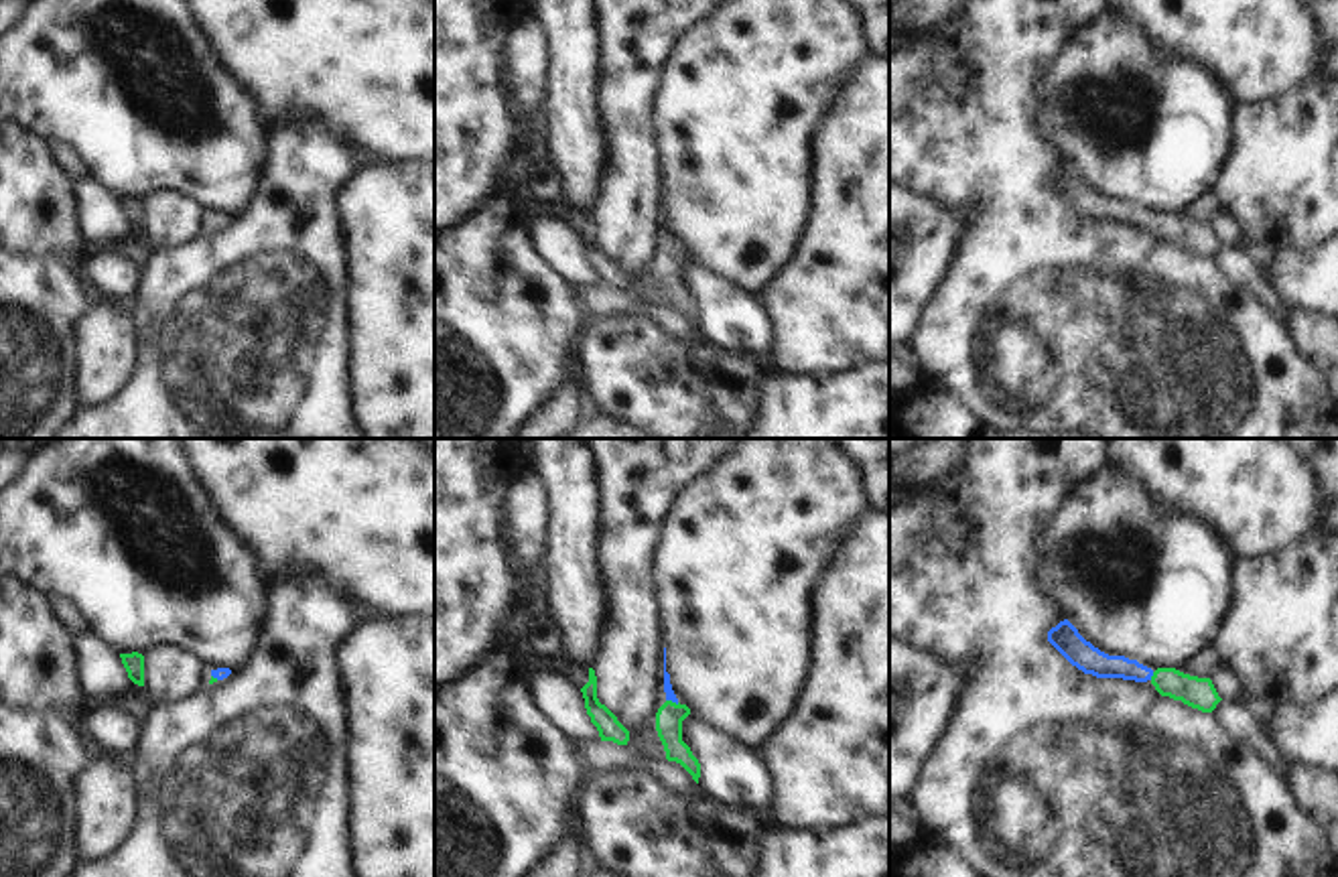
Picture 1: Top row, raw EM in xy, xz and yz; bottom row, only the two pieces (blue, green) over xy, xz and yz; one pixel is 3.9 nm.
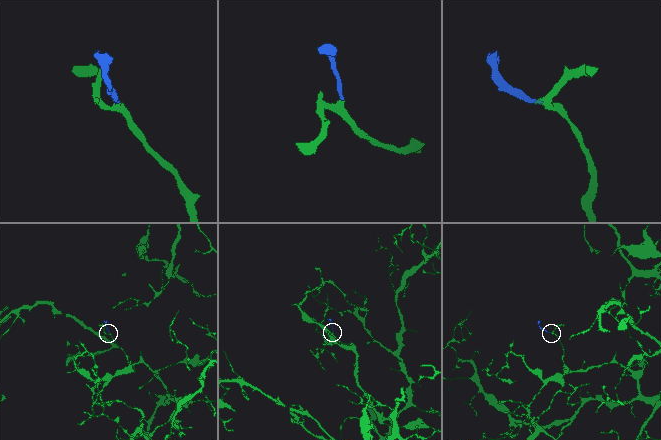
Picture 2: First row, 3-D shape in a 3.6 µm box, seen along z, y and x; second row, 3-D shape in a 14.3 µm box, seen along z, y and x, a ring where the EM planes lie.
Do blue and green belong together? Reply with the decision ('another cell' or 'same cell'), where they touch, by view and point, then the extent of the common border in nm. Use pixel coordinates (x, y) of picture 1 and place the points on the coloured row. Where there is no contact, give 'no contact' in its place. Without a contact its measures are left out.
same cell | xz (673, 701) | 60 nm

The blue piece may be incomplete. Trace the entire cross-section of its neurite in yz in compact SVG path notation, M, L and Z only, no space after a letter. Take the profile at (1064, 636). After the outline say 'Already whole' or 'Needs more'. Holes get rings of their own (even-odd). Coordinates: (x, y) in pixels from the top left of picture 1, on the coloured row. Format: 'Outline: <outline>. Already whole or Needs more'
Outline: M1068 619L1048 631L1048 642L1084 674L1135 682L1149 680L1161 696L1182 700L1202 713L1212 713L1222 700L1210 678L1190 676L1176 668L1157 668L1153 672L1137 660L1109 656L1086 642Z. Needs more.

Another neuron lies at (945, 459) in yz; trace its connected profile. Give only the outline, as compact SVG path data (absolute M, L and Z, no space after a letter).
M938 438L928 447L912 453L899 463L891 479L897 487L940 487L944 481L962 479L966 475L971 438Z

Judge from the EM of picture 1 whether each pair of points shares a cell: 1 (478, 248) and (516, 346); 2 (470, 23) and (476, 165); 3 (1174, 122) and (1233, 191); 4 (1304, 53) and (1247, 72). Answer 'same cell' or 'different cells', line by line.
1: same cell
2: same cell
3: different cells
4: same cell

